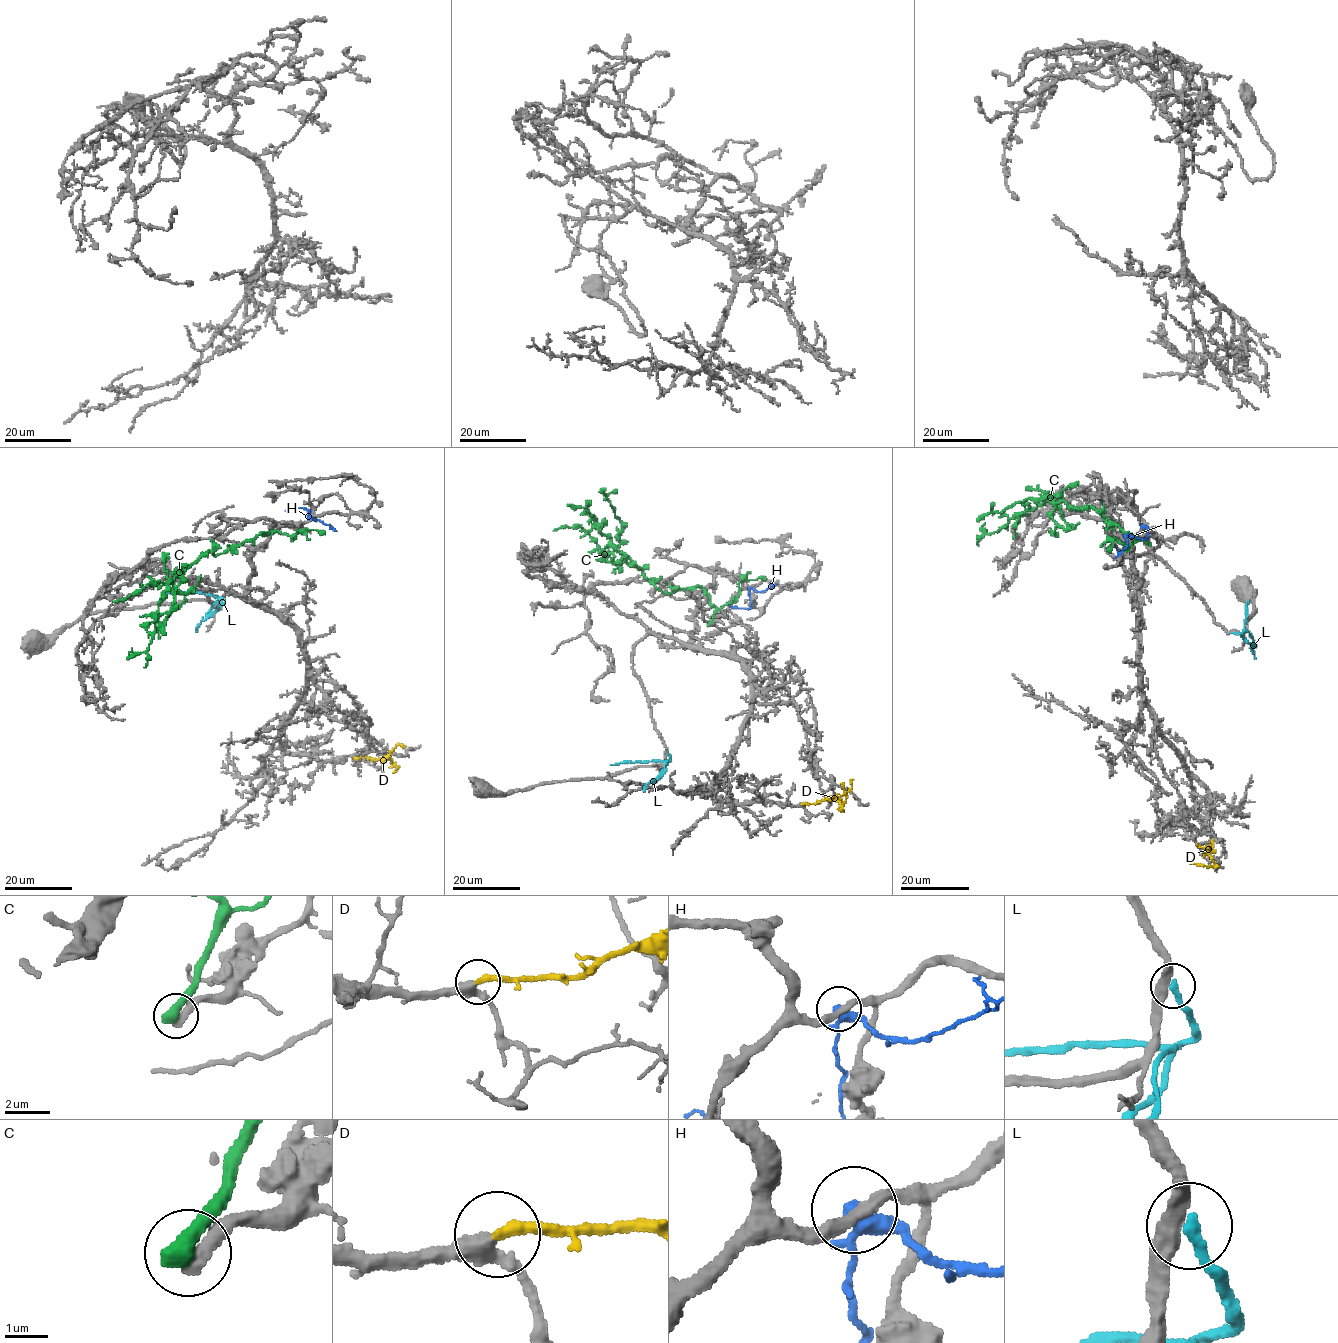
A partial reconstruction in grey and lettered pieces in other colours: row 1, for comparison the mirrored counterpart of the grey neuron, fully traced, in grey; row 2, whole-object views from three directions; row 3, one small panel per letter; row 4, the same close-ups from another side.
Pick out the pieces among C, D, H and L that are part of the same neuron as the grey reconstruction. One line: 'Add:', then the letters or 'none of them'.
Add: D

